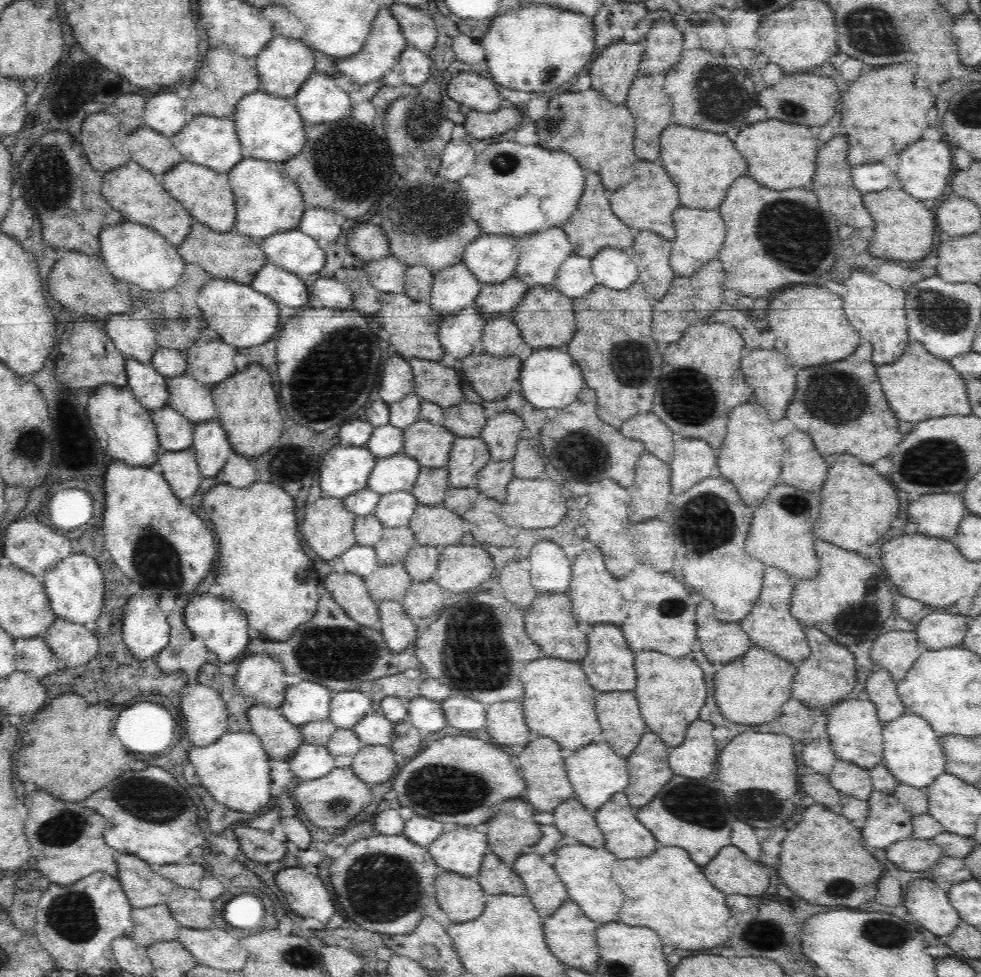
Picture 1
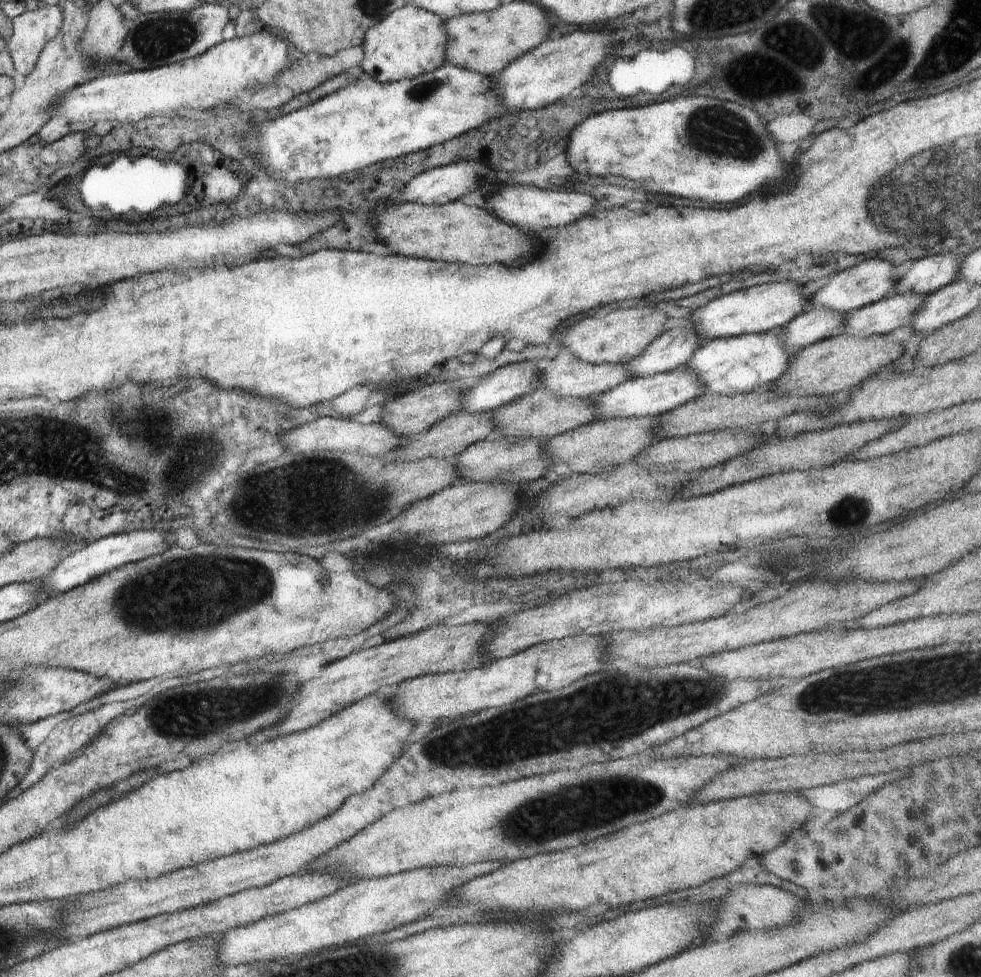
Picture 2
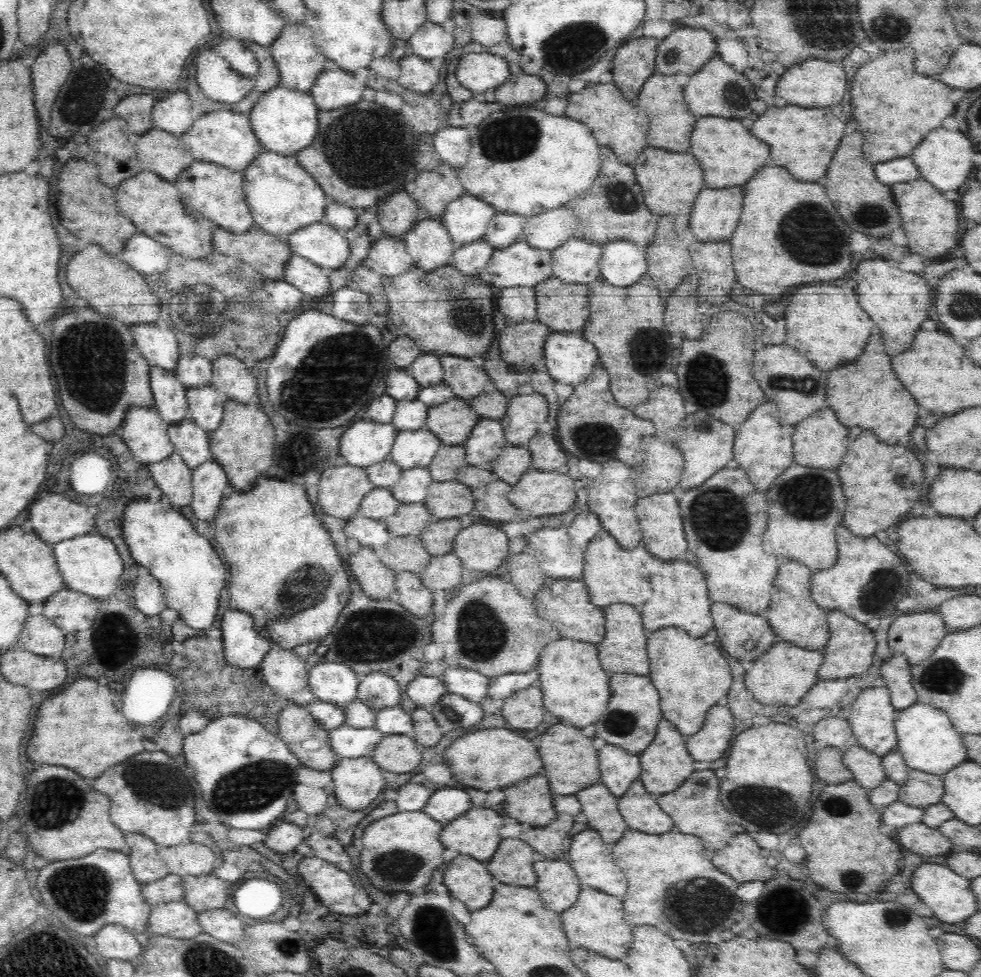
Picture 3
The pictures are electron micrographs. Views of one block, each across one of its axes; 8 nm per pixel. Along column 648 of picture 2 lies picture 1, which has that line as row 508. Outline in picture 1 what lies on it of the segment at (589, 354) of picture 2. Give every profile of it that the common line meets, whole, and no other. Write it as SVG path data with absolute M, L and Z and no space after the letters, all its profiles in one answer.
M332 496L322 497L315 500L312 504L307 505L304 519L300 524L300 532L306 540L306 544L318 554L324 561L328 562L333 558L338 558L352 546L356 546L356 537L354 526L357 516L353 512L348 512L343 505L342 498Z

